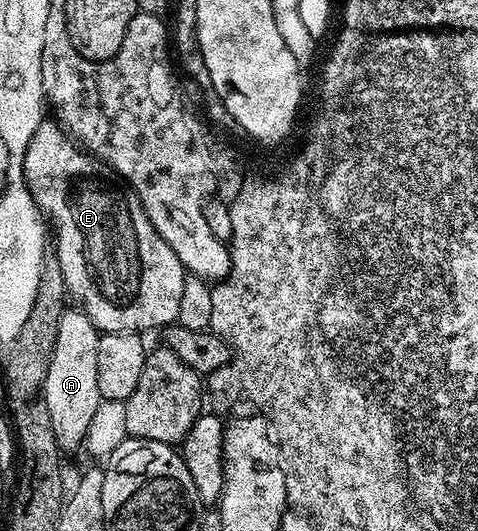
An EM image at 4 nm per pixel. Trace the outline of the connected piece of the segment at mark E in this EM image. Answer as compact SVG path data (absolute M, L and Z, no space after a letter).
M45 120L39 125L37 132L33 132L33 140L29 142L29 148L25 152L23 175L33 200L39 205L39 211L43 213L44 219L46 219L50 229L53 231L53 237L57 246L57 257L61 262L61 271L67 285L68 295L72 299L76 298L79 301L76 303L89 316L89 320L96 330L105 334L133 334L144 332L143 330L155 330L158 326L166 328L176 321L182 289L185 285L185 271L181 260L177 260L173 248L169 248L169 244L165 244L165 240L161 240L161 236L153 228L153 224L149 220L149 216L134 190L107 163L99 161L94 154L76 145L69 137L67 131L58 122Z

